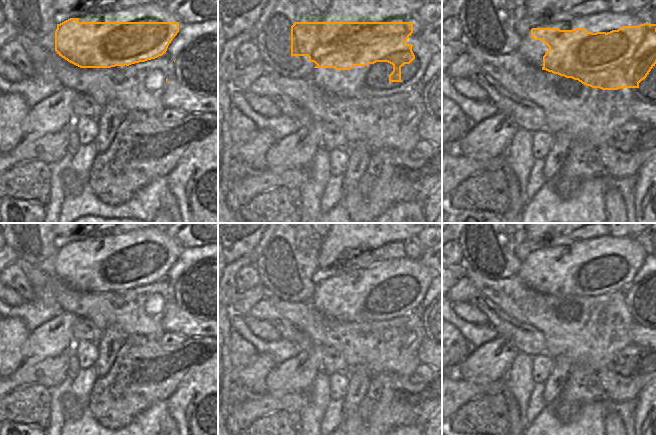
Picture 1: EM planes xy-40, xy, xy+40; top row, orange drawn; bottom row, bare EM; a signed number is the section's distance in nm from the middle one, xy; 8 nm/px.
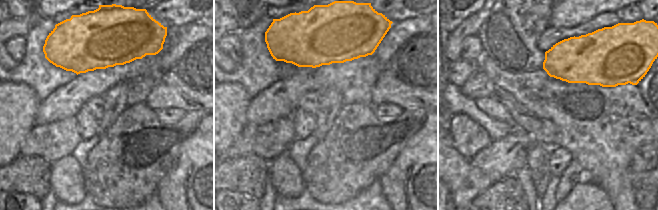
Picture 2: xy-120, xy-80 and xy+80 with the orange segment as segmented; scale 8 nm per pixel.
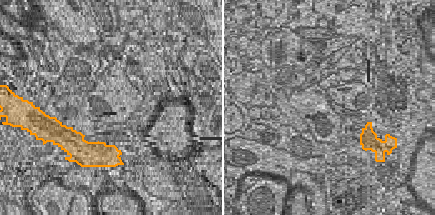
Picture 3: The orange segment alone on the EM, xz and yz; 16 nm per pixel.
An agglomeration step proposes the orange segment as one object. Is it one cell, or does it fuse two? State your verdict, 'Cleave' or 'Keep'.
Keep.

